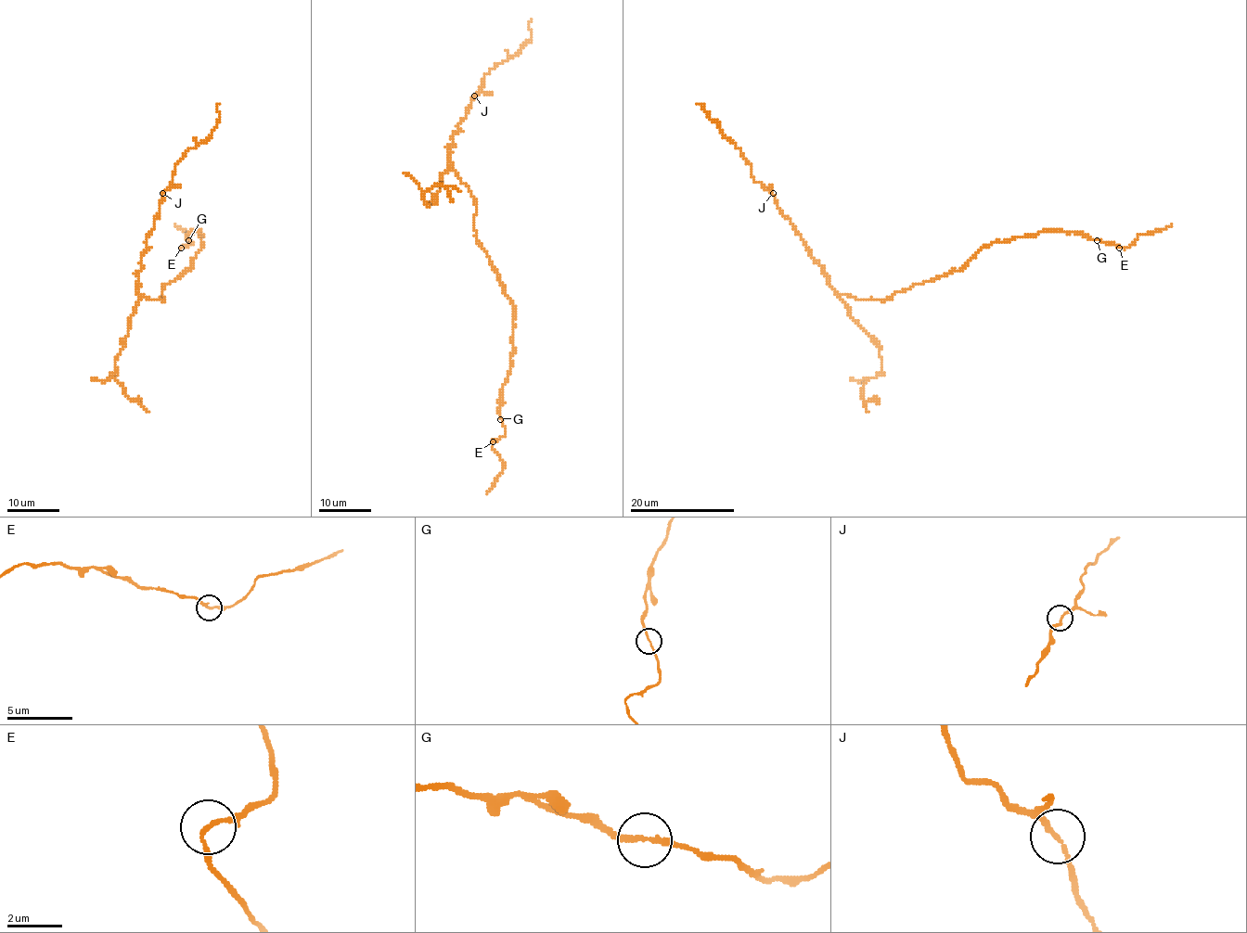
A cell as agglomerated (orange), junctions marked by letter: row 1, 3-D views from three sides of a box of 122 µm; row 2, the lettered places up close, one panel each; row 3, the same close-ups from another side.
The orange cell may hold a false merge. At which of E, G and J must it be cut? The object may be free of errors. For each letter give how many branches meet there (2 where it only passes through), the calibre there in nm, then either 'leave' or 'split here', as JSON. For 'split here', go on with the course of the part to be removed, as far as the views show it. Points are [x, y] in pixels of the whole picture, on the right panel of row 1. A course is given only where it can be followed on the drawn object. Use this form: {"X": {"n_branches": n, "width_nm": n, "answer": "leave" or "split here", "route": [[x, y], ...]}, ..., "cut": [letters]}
{"E": {"n_branches": 2, "width_nm": 150, "answer": "leave"}, "G": {"n_branches": 2, "width_nm": 150, "answer": "leave"}, "J": {"n_branches": 2, "width_nm": 150, "answer": "leave"}, "cut": []}

